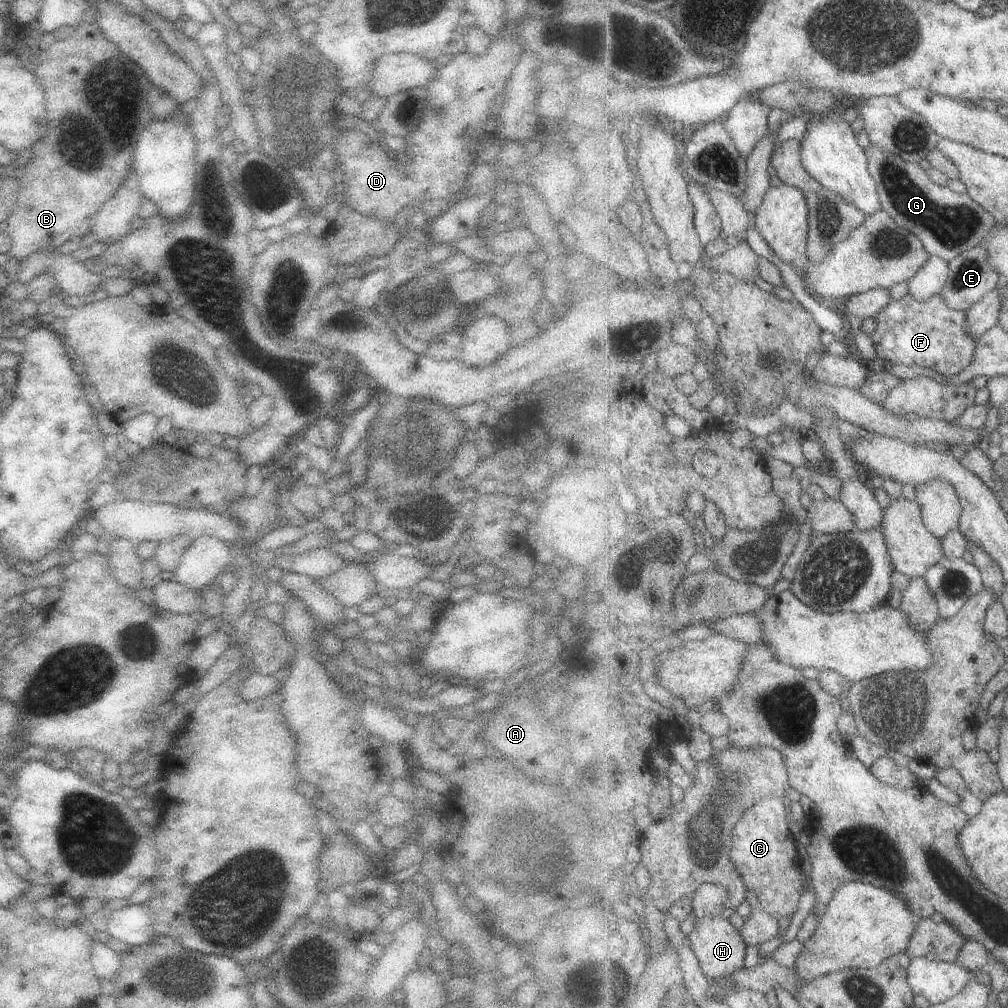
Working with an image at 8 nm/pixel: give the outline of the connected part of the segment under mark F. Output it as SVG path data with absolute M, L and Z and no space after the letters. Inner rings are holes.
M910 294L892 302L881 310L876 317L877 330L872 336L872 344L876 348L879 360L888 360L893 365L924 366L931 368L946 377L953 377L966 370L975 361L975 352L979 348L978 339L967 333L968 313L952 308L942 296L936 295L921 301Z

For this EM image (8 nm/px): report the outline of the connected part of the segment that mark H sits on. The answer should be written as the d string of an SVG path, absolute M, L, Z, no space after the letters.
M722 916L704 917L696 923L690 938L693 949L701 960L702 968L711 982L731 977L735 972L746 967L750 945L743 934L727 918Z

